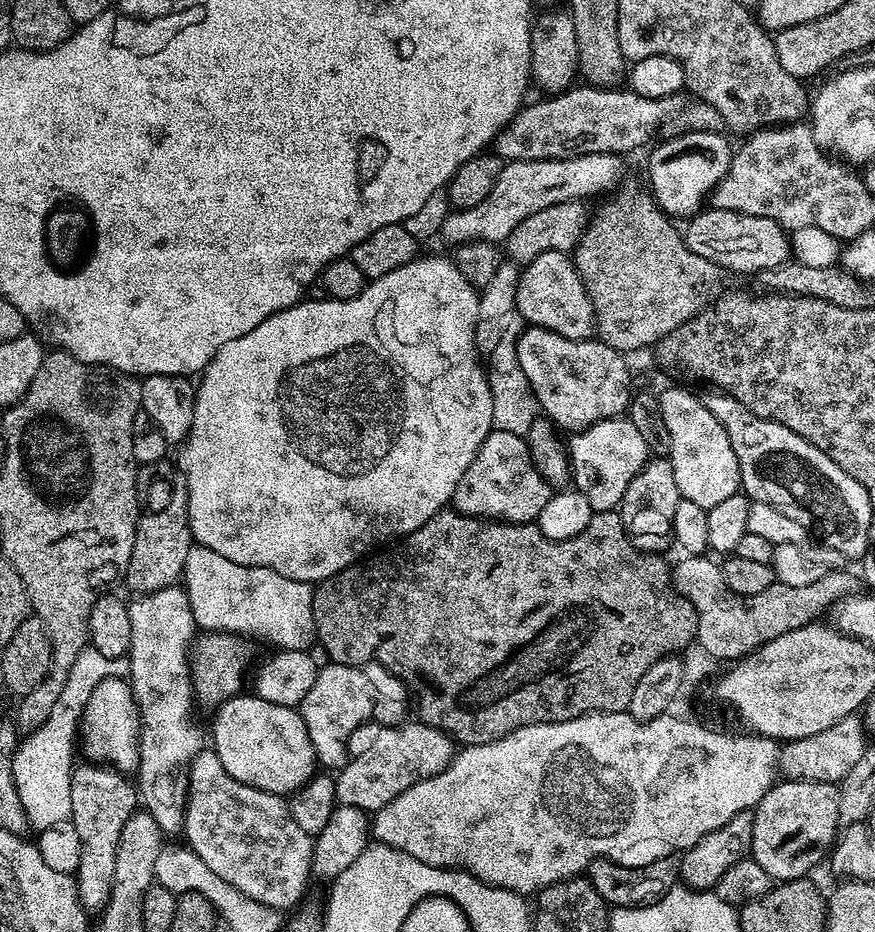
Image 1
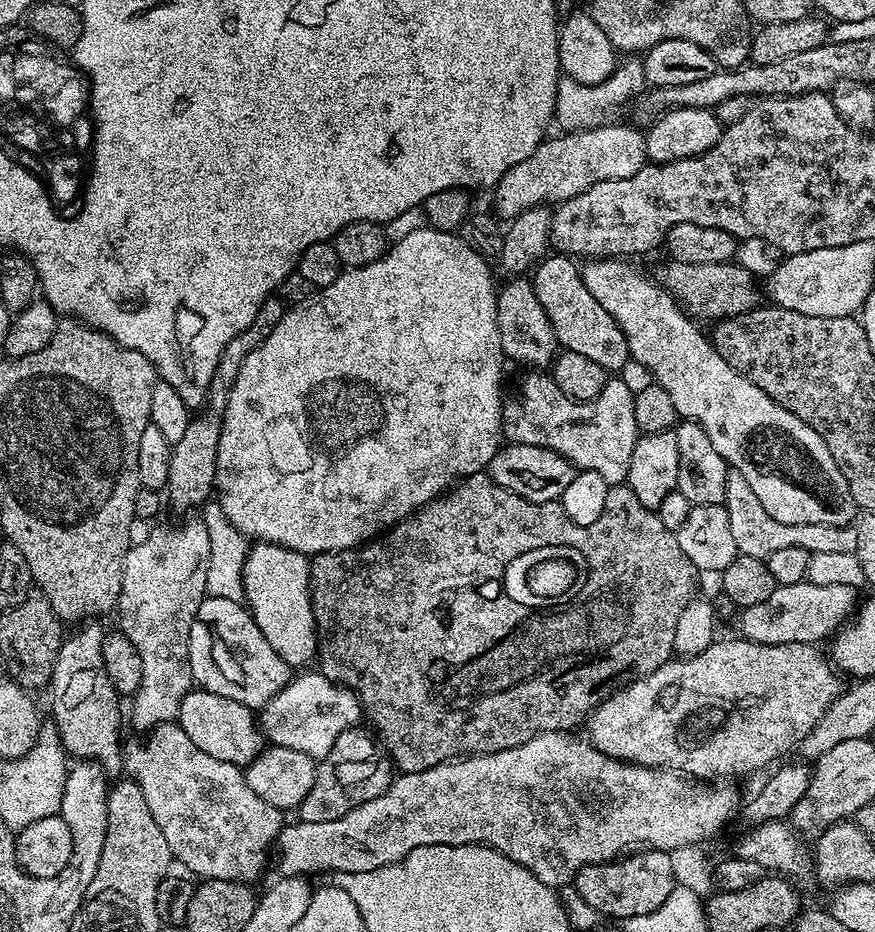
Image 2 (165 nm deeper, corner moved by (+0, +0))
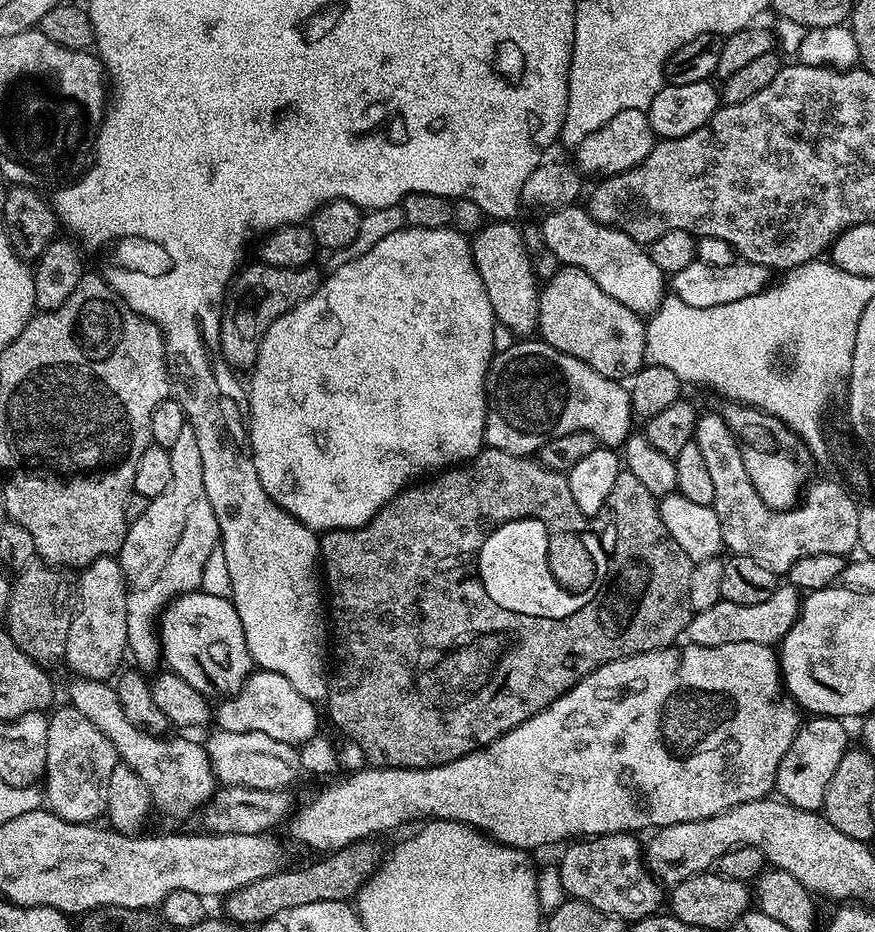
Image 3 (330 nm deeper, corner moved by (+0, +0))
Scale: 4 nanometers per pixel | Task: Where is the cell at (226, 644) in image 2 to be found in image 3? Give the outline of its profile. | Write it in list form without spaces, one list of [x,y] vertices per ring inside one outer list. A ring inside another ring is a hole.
[[[201,590],[177,596],[158,617],[158,635],[163,663],[186,682],[190,682],[190,686],[205,694],[211,693],[212,684],[218,691],[224,692],[220,694],[235,694],[254,671],[252,655],[246,646],[246,634],[242,630],[238,610],[229,598],[216,597]]]

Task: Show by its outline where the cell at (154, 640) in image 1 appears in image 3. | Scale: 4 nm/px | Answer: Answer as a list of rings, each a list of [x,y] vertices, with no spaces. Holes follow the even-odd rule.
[[[185,426],[182,435],[174,442],[170,450],[170,467],[172,478],[170,486],[162,490],[162,494],[151,497],[142,514],[142,518],[131,521],[128,532],[118,553],[118,559],[124,571],[124,583],[128,585],[126,594],[126,634],[128,635],[128,652],[137,660],[144,670],[155,669],[162,660],[162,649],[158,635],[157,620],[161,612],[185,592],[194,592],[201,587],[202,574],[206,560],[218,545],[220,531],[214,518],[214,510],[210,506],[210,498],[206,498],[206,486],[202,483],[202,453],[198,451],[198,438],[194,438],[194,430]]]

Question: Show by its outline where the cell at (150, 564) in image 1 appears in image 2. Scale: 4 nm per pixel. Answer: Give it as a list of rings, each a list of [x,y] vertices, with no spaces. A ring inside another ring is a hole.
[[[277,298],[264,301],[258,310],[255,324],[246,331],[239,332],[230,342],[226,342],[226,350],[222,350],[222,358],[218,358],[218,366],[214,366],[214,378],[208,387],[204,398],[204,407],[193,415],[190,426],[182,434],[181,440],[172,445],[170,454],[170,478],[166,489],[166,500],[173,504],[178,511],[187,508],[199,509],[213,495],[216,486],[216,459],[218,458],[218,442],[220,441],[220,422],[224,407],[228,401],[228,392],[234,390],[234,378],[238,378],[238,370],[242,370],[242,362],[250,350],[254,350],[268,336],[269,328],[278,326],[286,311],[286,304]],[[168,495],[168,496],[167,496]]]

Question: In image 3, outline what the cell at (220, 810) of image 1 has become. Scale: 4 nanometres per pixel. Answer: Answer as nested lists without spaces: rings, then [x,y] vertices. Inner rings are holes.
[[[83,678],[73,681],[68,688],[71,707],[82,710],[82,714],[86,714],[86,718],[90,718],[90,722],[114,742],[117,757],[146,782],[146,790],[150,790],[152,803],[157,809],[165,808],[172,816],[188,816],[196,807],[197,811],[207,804],[214,791],[214,773],[208,749],[203,743],[195,744],[173,734],[151,736],[149,732],[138,730],[138,726],[126,718],[111,683]]]

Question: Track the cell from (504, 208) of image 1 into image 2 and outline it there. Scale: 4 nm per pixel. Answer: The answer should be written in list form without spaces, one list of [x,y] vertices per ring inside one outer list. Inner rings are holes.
[[[605,122],[598,128],[585,128],[579,132],[564,132],[553,138],[546,138],[518,166],[506,170],[496,183],[495,215],[501,221],[511,222],[518,214],[531,208],[552,206],[562,200],[569,200],[582,190],[590,190],[598,182],[630,178],[638,174],[649,163],[645,133],[628,124]]]

